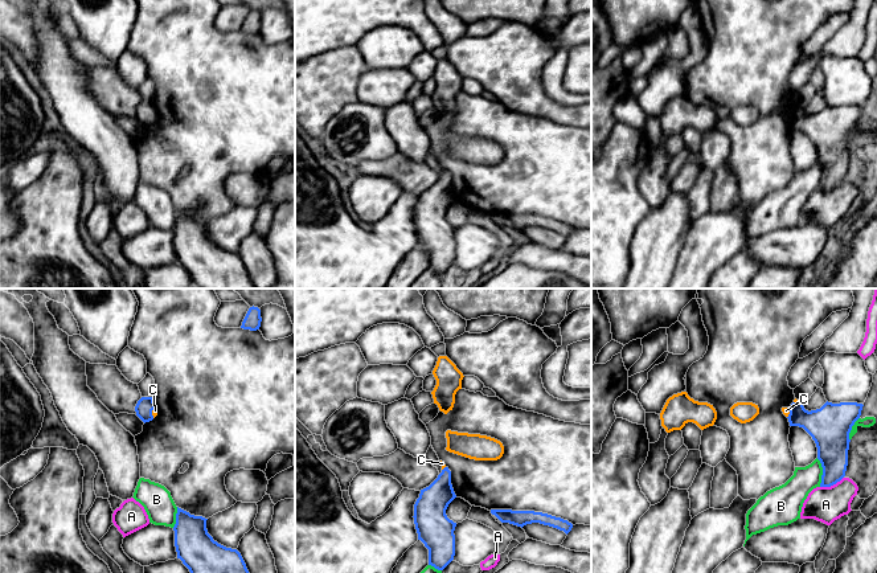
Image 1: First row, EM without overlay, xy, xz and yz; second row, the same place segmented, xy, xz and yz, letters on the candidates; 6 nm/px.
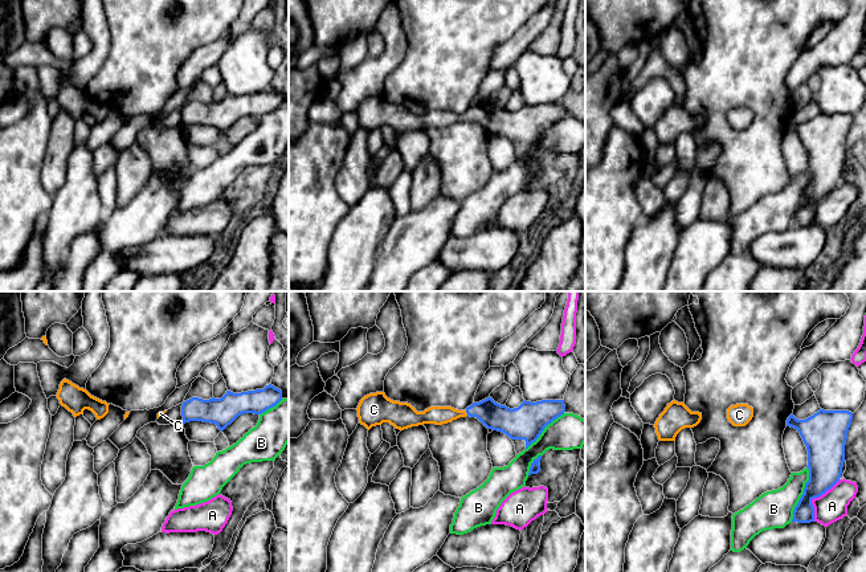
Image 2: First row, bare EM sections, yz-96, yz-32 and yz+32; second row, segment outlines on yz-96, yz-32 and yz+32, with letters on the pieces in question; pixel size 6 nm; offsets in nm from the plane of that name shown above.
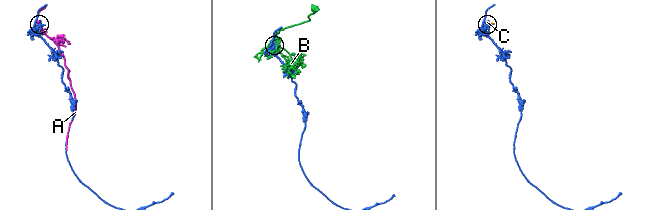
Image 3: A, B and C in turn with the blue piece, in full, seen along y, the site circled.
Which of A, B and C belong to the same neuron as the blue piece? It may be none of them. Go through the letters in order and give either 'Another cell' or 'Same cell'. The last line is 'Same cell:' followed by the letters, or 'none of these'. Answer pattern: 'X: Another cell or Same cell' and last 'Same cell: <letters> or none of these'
A: Another cell
B: Another cell
C: Same cell
Same cell: C

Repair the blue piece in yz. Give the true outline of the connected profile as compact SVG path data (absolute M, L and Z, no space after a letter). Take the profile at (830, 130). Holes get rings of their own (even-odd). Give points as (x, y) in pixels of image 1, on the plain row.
M799 103L782 111L790 130L803 131L815 144L817 163L823 171L820 191L831 191L845 180L848 169L849 136L860 122L862 107L825 106L820 112L806 114Z

